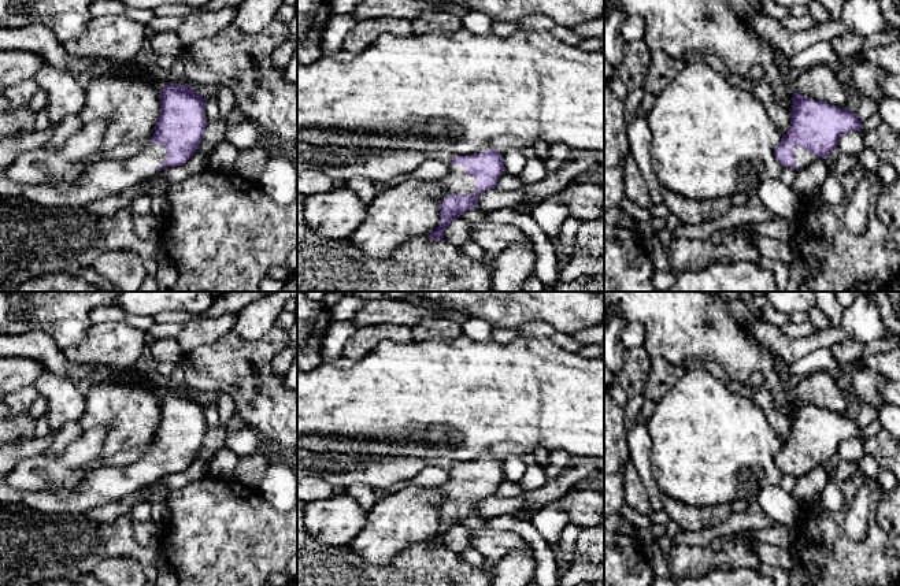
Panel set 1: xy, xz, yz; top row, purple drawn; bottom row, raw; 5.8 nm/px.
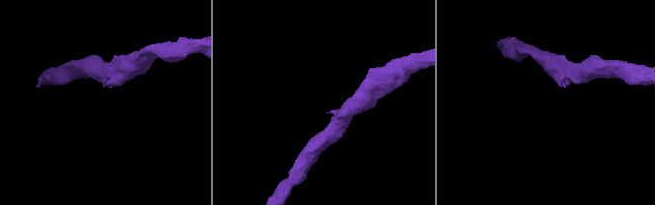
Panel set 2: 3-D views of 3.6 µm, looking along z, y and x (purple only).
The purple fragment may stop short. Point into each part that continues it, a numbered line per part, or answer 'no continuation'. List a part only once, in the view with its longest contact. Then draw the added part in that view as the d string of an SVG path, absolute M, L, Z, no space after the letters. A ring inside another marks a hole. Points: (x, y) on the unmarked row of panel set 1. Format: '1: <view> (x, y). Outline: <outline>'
1: xz (455, 488). Outline: M448 470L448 474L448 479L441 486L433 487L440 492L440 508L445 502L470 501L475 497L475 483L467 482L464 472Z

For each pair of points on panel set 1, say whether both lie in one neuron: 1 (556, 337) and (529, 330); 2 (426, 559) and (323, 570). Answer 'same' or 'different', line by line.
1: same
2: same

